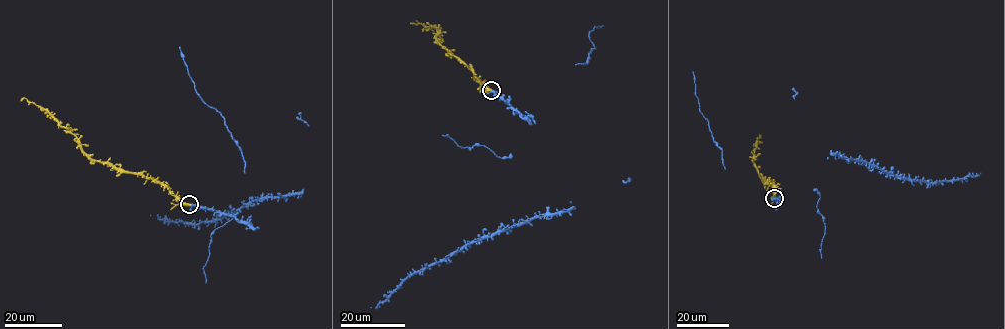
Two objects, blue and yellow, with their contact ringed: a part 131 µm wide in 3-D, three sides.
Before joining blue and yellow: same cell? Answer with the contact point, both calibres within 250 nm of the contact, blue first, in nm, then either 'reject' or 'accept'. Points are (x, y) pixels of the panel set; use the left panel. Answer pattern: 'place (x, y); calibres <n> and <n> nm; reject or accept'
place (189, 204); calibres 360 and 550 nm; accept

